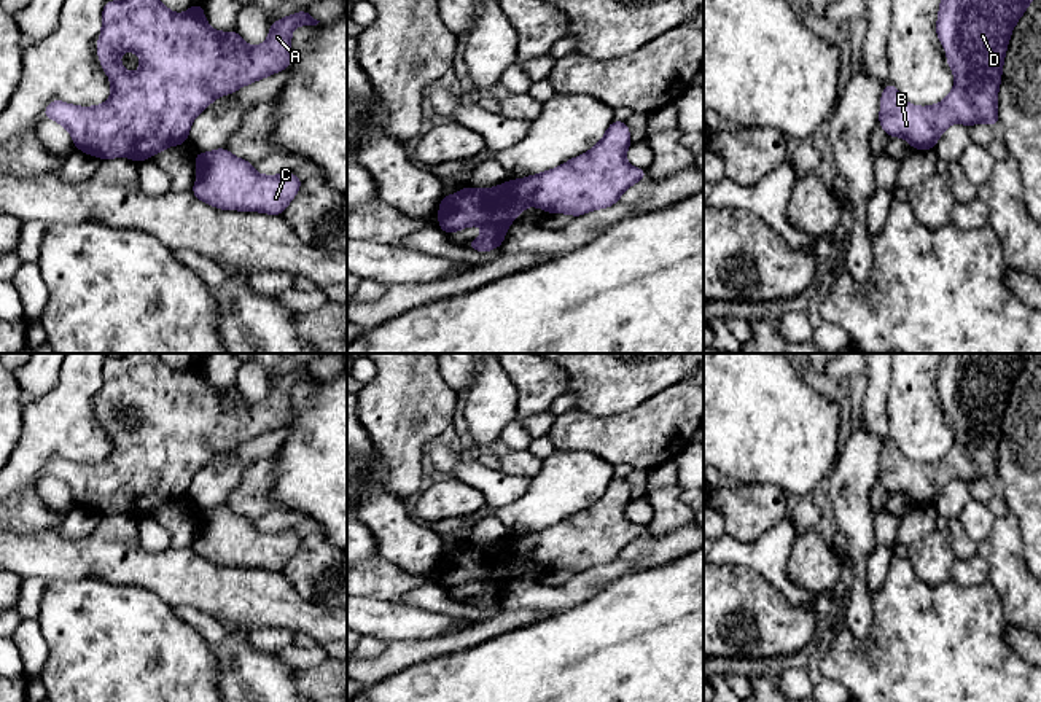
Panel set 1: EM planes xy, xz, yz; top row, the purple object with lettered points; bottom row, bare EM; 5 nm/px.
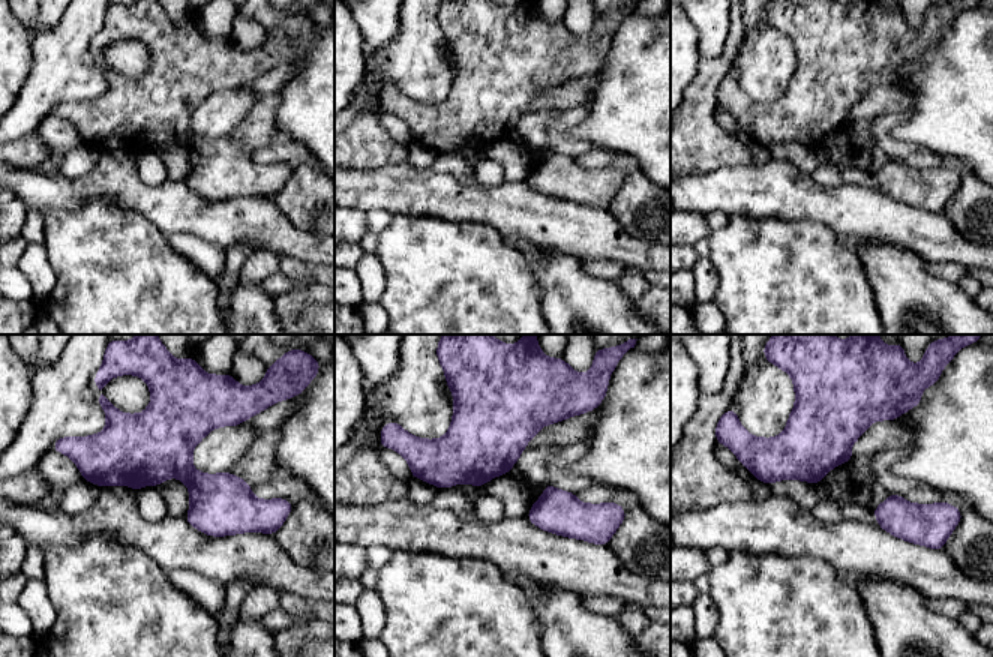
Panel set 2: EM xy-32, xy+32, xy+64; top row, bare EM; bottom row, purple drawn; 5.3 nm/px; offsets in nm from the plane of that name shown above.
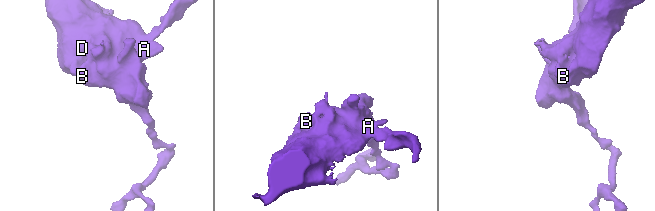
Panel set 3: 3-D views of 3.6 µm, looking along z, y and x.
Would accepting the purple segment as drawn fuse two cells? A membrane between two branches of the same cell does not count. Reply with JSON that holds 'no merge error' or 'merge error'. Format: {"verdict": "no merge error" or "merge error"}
{"verdict": "no merge error"}

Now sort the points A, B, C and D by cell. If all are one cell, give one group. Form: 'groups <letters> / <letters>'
groups A B C D

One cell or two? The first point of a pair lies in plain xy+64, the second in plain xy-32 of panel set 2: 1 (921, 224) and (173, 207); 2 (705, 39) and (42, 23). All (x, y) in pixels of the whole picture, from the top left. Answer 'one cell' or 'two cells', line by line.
1: one cell
2: one cell

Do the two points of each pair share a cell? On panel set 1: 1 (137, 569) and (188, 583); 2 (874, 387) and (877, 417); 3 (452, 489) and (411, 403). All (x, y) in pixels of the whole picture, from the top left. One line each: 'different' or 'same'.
1: same
2: same
3: different

